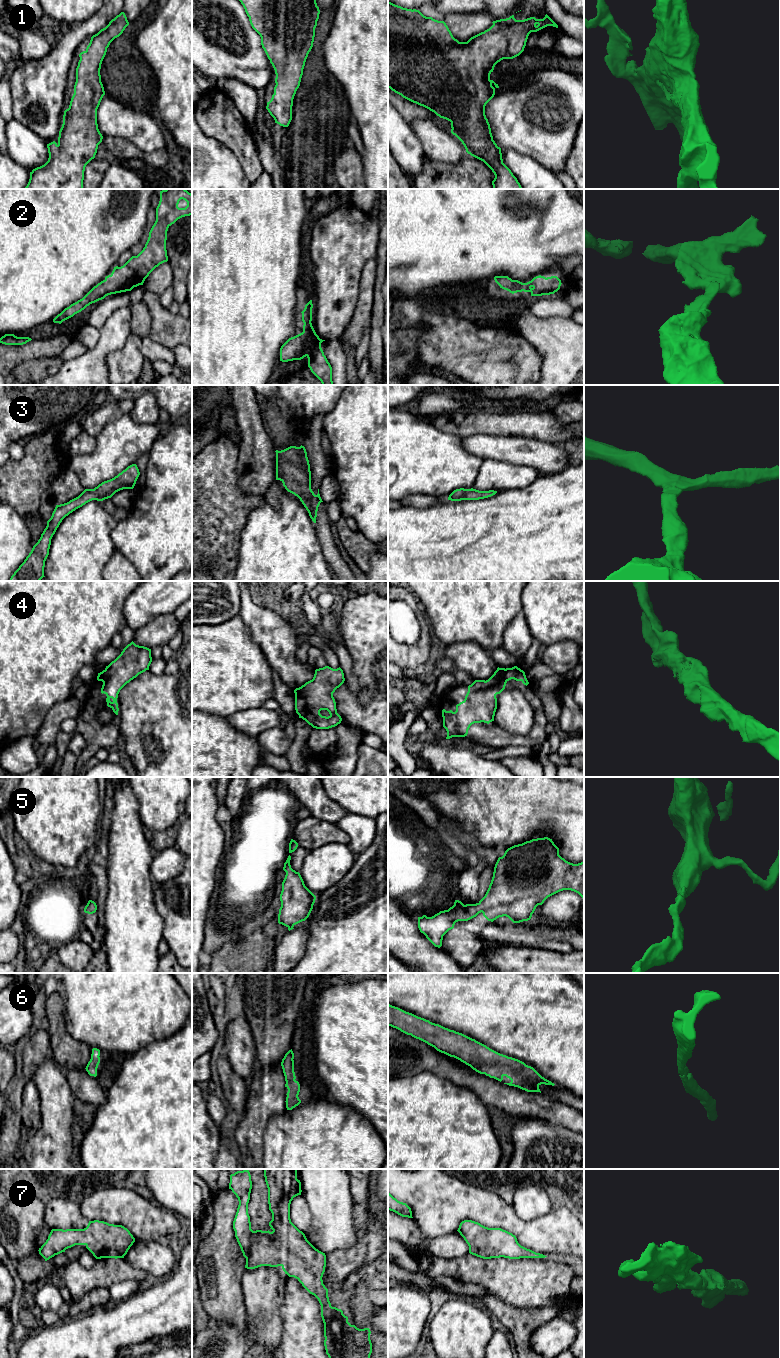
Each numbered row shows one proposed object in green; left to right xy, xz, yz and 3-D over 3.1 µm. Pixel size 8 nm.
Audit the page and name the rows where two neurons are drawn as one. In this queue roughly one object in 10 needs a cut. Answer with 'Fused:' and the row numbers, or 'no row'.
Fused: no row

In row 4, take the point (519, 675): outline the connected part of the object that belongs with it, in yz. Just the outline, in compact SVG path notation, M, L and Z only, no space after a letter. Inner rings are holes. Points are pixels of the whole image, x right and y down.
M514 666L506 669L498 667L488 680L475 680L469 685L465 699L456 705L455 712L442 710L446 739L467 736L470 726L474 723L489 724L494 721L496 695L505 689L506 683L511 679L521 681L526 686L529 684L525 672Z

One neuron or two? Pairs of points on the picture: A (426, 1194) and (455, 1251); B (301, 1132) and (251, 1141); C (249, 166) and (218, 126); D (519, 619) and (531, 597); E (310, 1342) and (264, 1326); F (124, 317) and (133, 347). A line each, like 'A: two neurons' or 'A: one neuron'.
A: two neurons
B: two neurons
C: one neuron
D: two neurons
E: two neurons
F: two neurons

